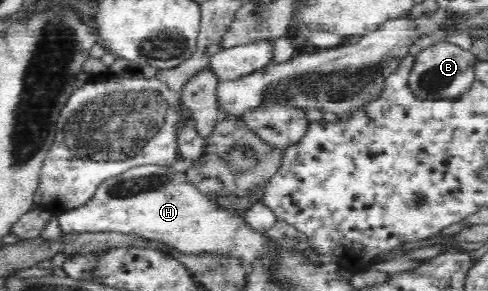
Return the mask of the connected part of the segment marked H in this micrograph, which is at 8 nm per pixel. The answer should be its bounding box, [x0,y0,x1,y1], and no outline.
[56,166,267,265]

